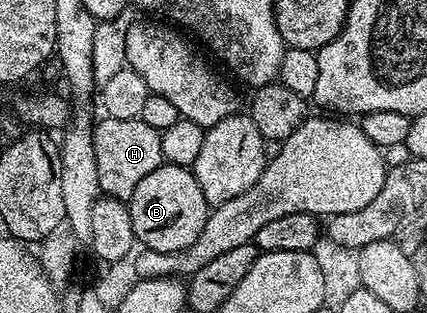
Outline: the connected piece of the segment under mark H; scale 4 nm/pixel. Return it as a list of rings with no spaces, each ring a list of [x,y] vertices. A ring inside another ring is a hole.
[[[104,117],[101,120],[101,123],[97,122],[92,128],[98,185],[107,198],[127,201],[134,189],[138,189],[138,183],[164,164],[160,132],[150,129],[150,125],[139,118],[122,121]]]

